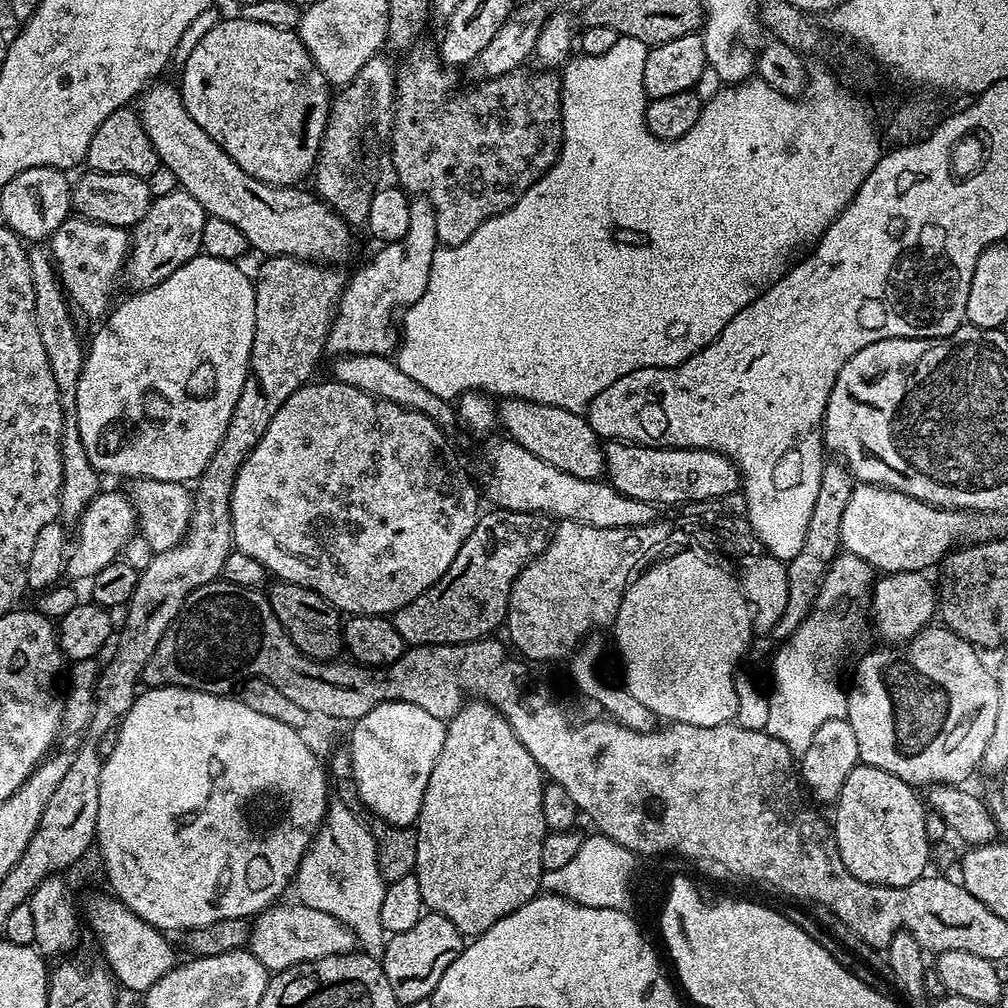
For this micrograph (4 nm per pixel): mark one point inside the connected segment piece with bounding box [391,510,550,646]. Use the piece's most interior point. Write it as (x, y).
(469, 601)

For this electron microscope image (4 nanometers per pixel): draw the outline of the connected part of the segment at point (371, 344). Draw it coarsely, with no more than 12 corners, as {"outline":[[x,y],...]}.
{"outline":[[434,206],[347,277],[327,351],[388,356],[438,247]]}

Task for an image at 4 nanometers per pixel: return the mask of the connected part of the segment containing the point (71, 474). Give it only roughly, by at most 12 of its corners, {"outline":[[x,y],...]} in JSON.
{"outline":[[44,246],[28,248],[38,334],[66,411],[61,519],[101,491],[76,414],[84,348]]}

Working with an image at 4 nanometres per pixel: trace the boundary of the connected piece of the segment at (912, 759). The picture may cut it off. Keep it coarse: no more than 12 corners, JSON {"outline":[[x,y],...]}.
{"outline":[[943,626],[860,660],[860,763],[913,786],[984,762],[998,682]]}

